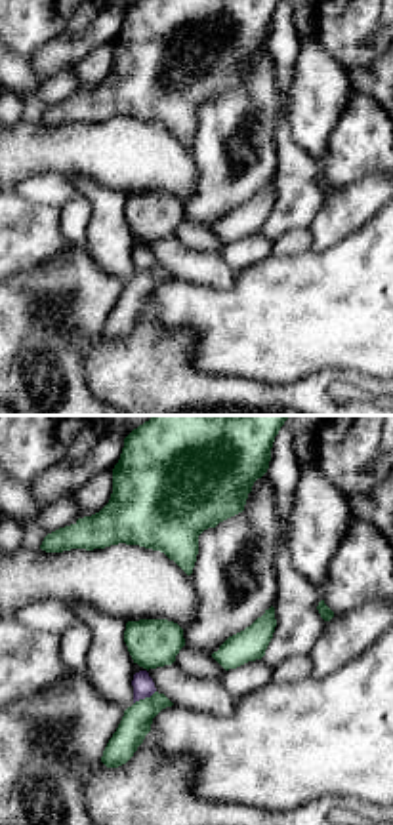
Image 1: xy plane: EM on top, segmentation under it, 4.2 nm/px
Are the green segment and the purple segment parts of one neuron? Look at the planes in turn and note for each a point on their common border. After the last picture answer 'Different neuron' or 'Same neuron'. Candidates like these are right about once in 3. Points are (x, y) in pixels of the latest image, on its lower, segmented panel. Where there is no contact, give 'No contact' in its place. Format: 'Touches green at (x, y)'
Touches green at (145, 698)

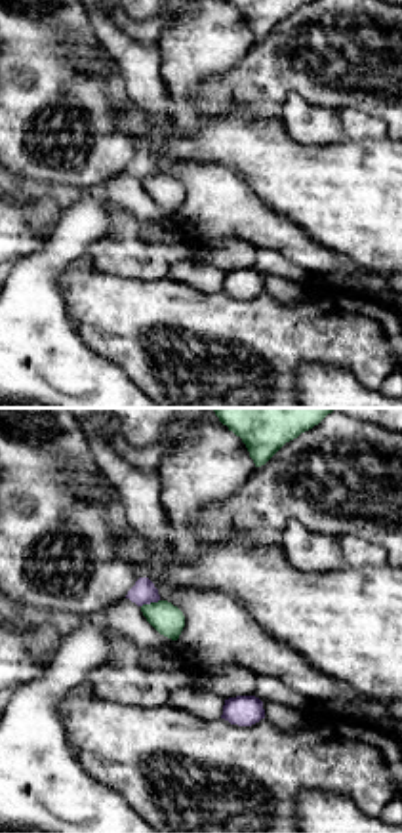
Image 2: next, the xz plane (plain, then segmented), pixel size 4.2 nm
Touches green at (151, 603)

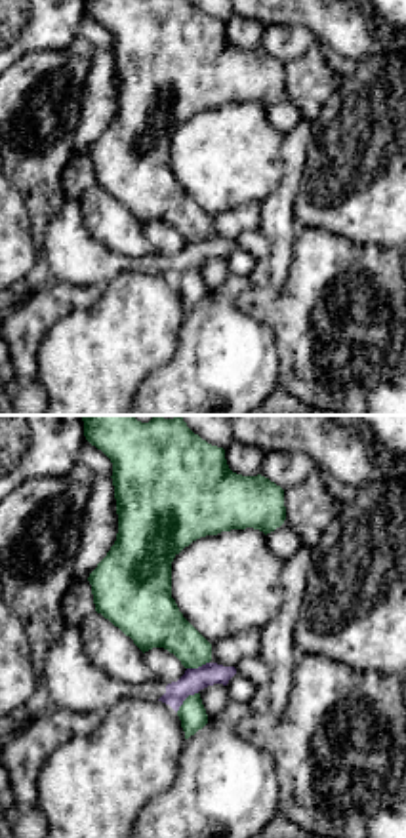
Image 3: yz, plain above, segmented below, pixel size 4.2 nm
Touches green at (185, 699)

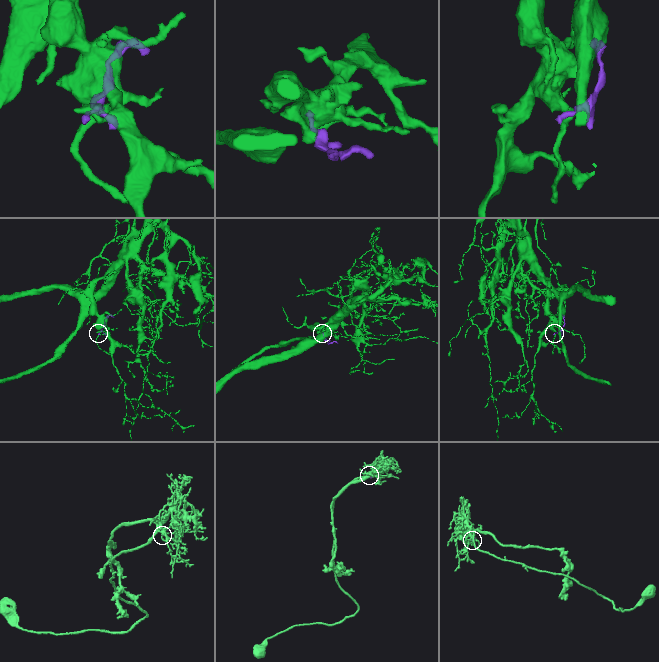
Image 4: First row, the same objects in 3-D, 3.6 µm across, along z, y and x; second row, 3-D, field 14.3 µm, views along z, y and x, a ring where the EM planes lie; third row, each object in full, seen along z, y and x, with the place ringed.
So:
Different neuron

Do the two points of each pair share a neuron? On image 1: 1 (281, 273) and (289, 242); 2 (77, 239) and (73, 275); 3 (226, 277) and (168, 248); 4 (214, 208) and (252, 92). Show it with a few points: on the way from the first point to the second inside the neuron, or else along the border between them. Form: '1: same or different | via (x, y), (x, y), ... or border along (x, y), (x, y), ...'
1: different | border along (310, 248), (289, 256), (273, 254)
2: different | border along (65, 244), (84, 248)
3: same | via (212, 269), (182, 261)
4: same | via (222, 180), (222, 143), (241, 120)

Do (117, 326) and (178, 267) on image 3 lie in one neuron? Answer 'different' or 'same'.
different

